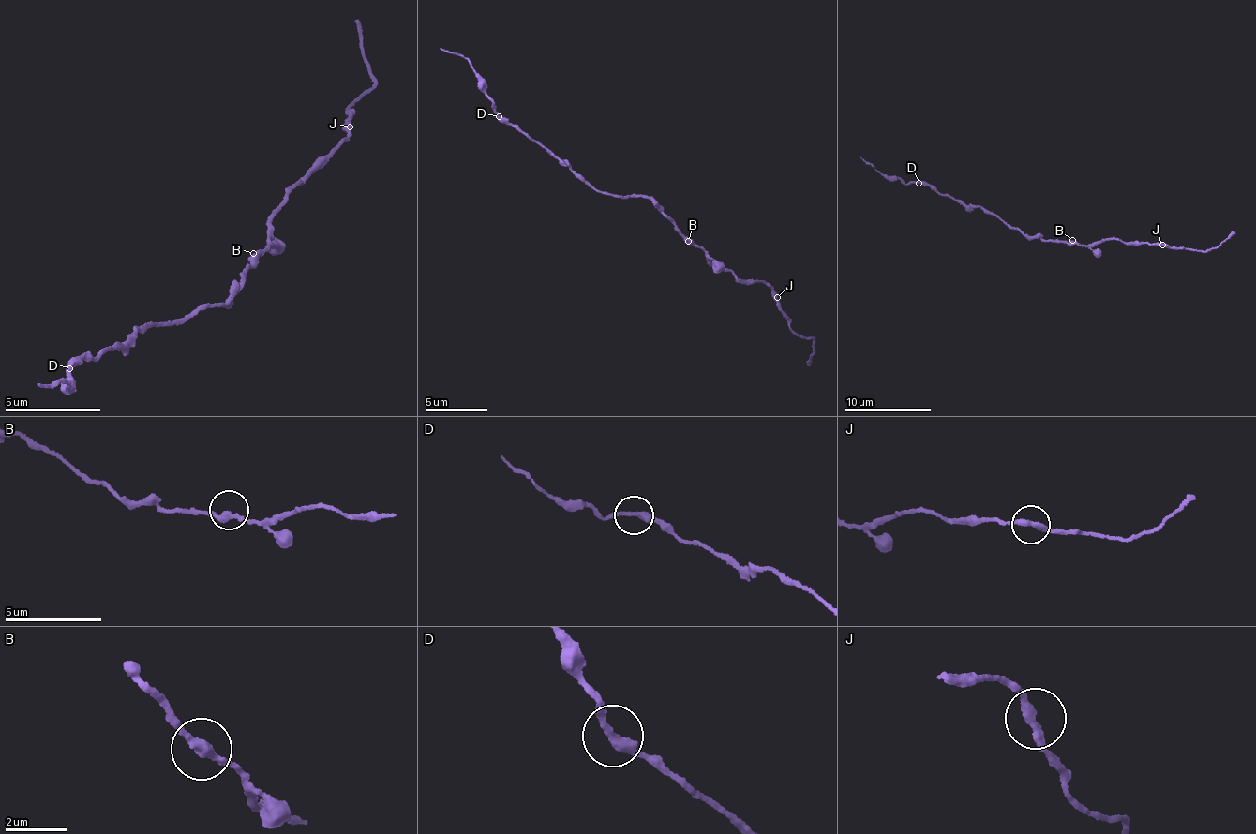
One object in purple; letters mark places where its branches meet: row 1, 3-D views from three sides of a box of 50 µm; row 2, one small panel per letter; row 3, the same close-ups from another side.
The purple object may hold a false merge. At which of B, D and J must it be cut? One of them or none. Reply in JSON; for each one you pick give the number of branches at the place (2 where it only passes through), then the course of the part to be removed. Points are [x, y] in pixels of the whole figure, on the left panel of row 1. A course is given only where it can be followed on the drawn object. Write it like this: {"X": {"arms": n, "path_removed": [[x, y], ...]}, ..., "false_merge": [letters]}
{"false_merge": []}

